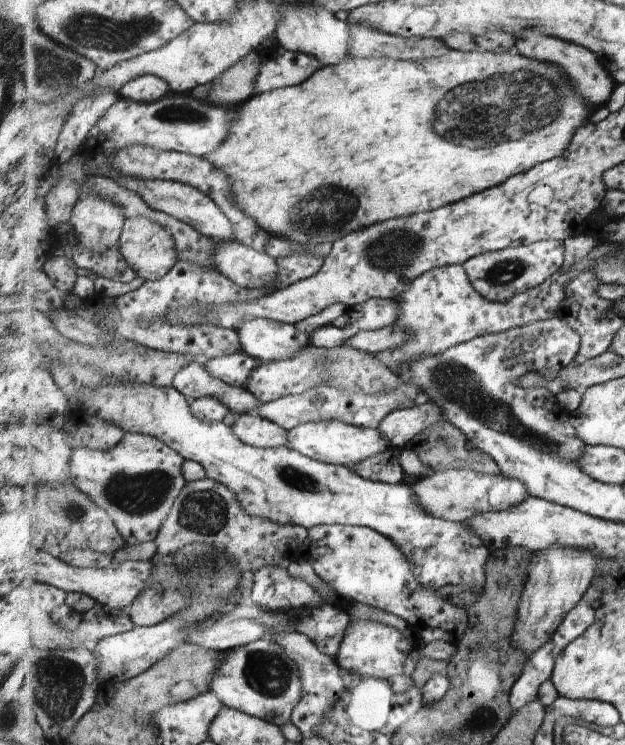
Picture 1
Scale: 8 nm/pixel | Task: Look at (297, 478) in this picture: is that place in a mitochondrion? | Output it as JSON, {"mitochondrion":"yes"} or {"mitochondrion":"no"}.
{"mitochondrion":"yes"}

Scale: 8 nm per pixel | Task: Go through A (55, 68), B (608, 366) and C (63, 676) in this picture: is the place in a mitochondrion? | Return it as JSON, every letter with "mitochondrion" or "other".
{"A":"mitochondrion","B":"other","C":"mitochondrion"}

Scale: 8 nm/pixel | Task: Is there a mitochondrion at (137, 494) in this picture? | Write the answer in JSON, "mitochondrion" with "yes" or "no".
{"mitochondrion":"yes"}

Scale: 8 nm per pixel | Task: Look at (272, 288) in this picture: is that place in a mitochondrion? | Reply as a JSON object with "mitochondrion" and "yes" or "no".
{"mitochondrion":"no"}

